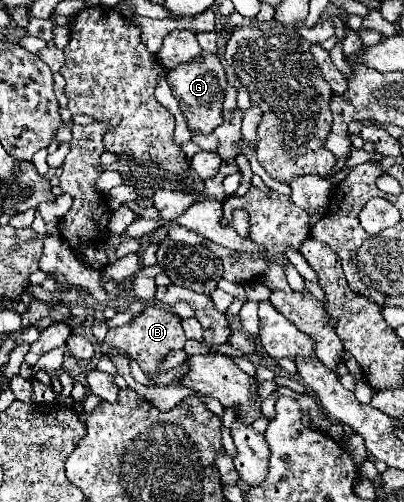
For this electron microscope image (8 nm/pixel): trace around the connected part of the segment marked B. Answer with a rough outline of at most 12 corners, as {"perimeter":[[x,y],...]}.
{"perimeter":[[159,305],[109,329],[105,343],[153,373],[187,337],[181,319]]}

